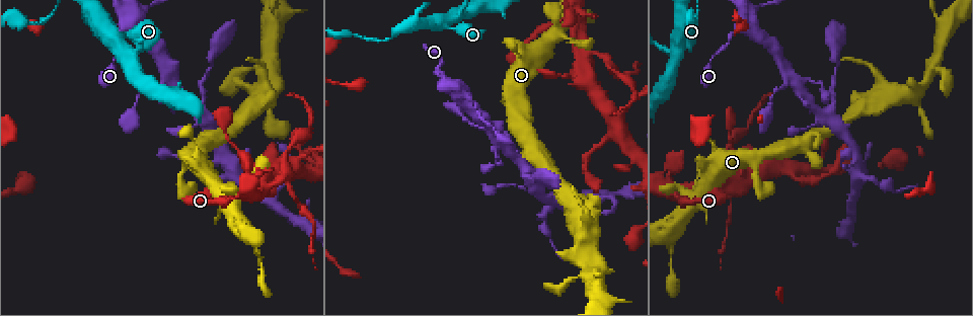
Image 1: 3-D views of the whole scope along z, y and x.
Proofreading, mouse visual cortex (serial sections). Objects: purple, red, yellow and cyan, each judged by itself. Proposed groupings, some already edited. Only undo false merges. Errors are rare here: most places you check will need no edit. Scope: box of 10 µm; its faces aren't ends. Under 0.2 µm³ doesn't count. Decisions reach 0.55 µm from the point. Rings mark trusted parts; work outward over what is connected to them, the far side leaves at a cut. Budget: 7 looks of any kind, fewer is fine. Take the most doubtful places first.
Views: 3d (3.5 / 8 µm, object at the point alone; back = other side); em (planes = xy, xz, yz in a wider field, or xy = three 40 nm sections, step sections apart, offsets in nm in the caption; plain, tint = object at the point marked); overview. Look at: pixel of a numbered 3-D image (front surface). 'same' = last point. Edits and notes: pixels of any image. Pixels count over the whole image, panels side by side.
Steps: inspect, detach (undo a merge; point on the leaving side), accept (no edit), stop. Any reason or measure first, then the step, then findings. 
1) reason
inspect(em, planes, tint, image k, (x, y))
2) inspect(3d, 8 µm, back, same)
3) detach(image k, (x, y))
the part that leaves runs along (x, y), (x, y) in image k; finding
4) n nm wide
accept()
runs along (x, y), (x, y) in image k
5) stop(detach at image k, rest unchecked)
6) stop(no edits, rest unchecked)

arms part here
inspect(3d, 3.5 µm, image 1, (585, 54))

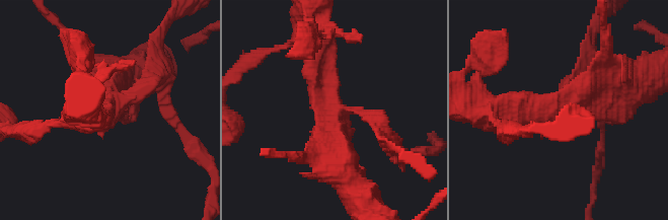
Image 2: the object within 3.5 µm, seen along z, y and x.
3 arms; arms of 200, 400, 400 nm; shape alone is not enough
inspect(em, xy, step 2, tint, image 2, (332, 110))

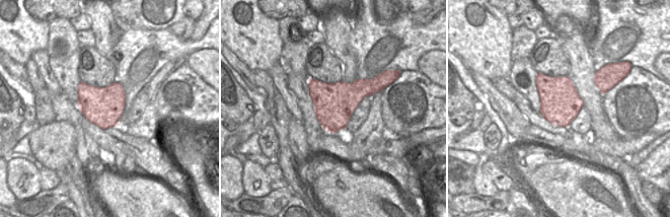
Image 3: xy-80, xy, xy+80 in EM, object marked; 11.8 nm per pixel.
detach(image 2, (164, 95))
the part that leaves runs along (368, 116), (402, 155) in image 2; a second cell is stuck on

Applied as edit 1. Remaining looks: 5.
inspect(overview)

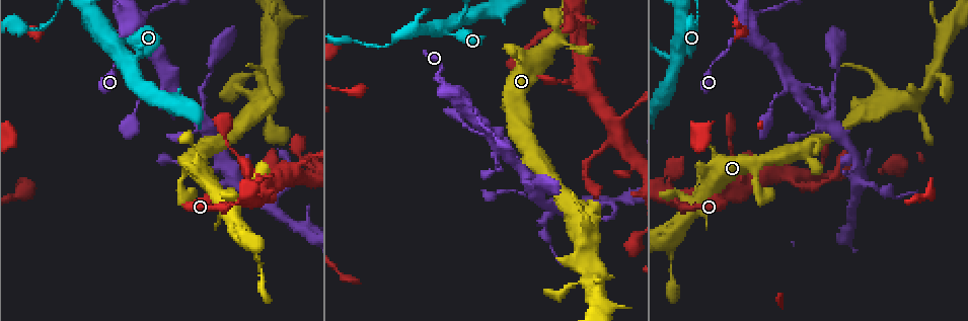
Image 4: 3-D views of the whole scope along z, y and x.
arms part here
inspect(3d, 3.5 µm, image 4, (453, 26))

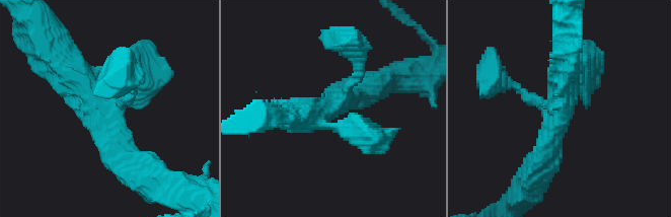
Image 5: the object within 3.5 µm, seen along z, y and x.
arms of 150, 200, 400 nm
accept()
runs along (576, 74), (561, 98), (540, 170) in image 5; continuous, no second cell

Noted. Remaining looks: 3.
abrupt turn
inspect(3d, 3.5 µm, image 4, (129, 33))

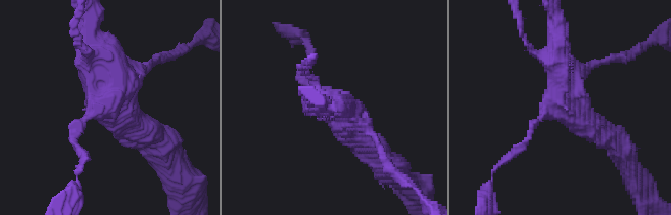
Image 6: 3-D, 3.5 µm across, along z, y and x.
inspect(em, planes, tint, image 6, (109, 102))

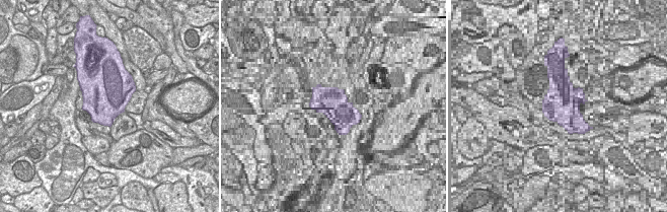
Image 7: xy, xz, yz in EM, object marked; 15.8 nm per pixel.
accept()
runs along (301, 72), (376, 152) in image 6; one cell here

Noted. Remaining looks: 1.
stop(detach at image 2, rest unchecked)

